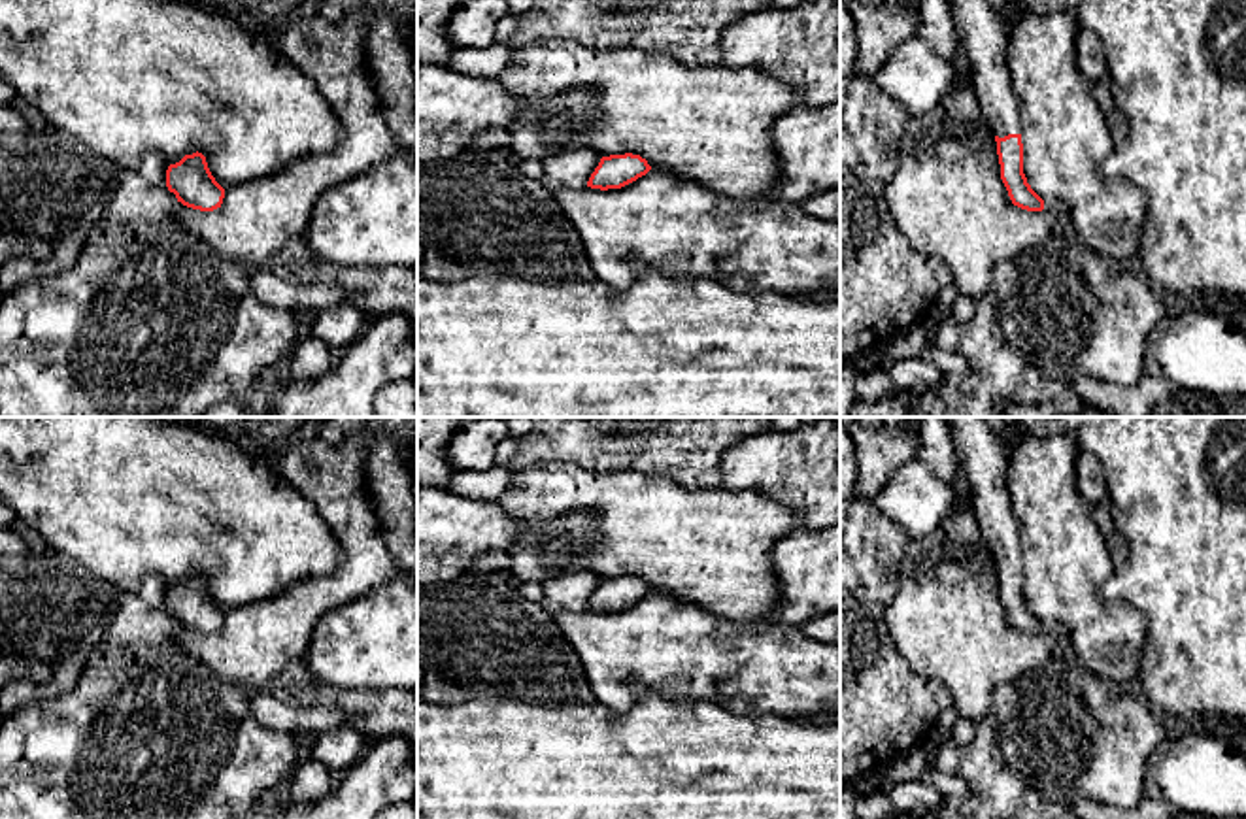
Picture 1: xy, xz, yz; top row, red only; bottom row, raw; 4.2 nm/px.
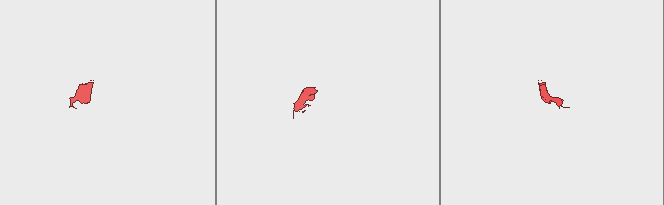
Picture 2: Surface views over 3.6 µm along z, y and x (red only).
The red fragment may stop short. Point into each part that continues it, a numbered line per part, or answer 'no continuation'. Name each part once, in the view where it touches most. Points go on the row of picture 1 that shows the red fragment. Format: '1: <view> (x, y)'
1: yz (984, 34)
2: yz (1054, 206)

